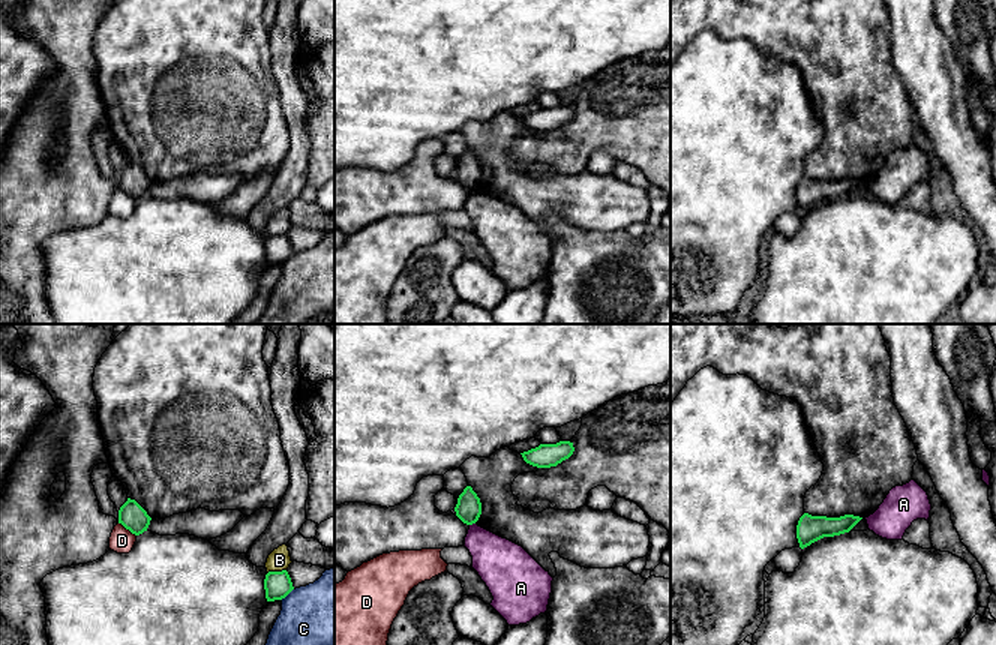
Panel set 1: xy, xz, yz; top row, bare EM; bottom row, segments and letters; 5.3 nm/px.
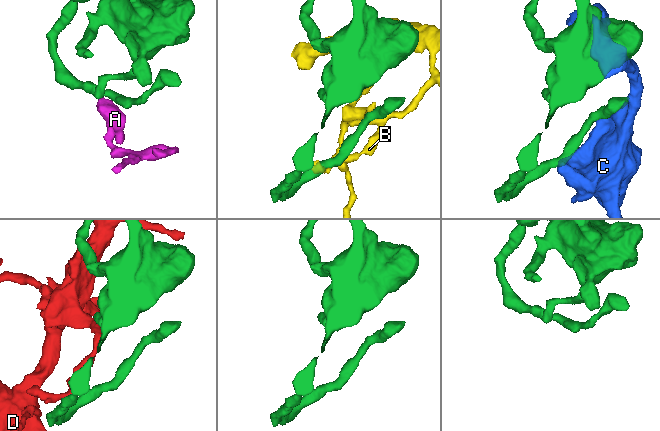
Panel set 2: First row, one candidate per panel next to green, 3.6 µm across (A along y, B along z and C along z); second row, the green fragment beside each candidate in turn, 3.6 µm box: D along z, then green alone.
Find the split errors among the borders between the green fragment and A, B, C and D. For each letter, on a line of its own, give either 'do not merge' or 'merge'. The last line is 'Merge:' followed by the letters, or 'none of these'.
A: do not merge
B: do not merge
C: do not merge
D: do not merge
Merge: none of these

